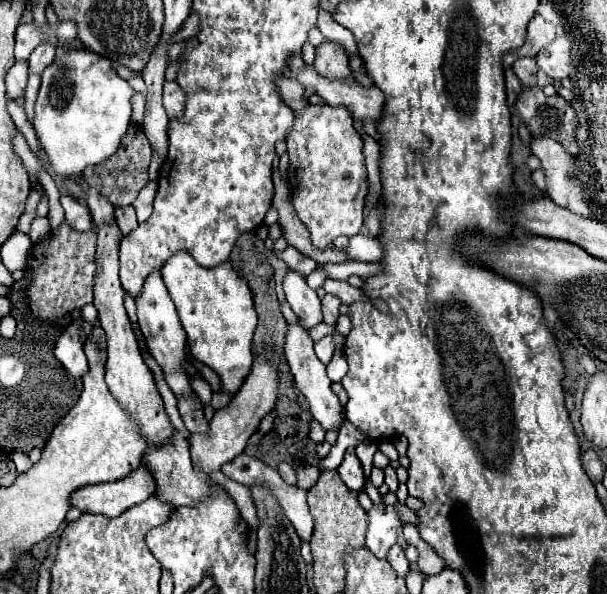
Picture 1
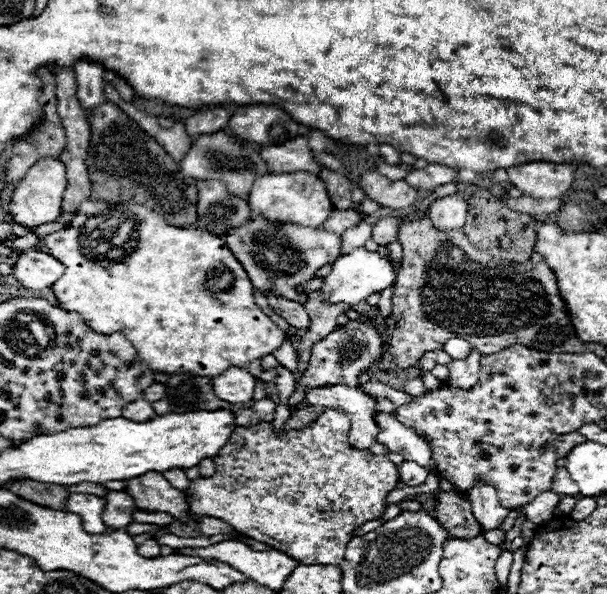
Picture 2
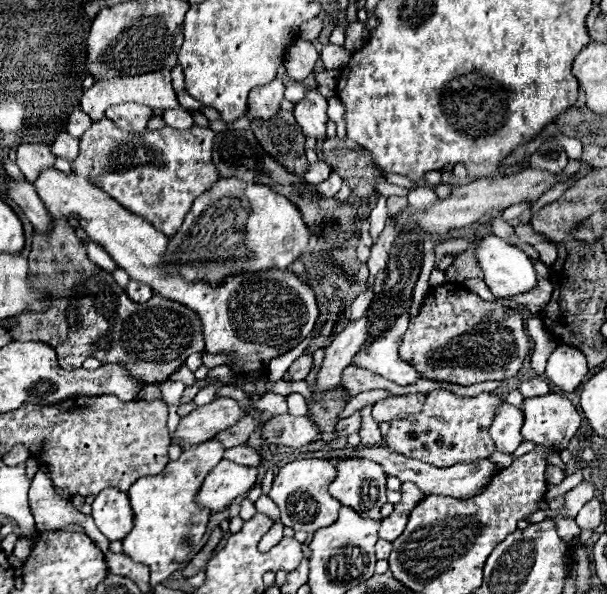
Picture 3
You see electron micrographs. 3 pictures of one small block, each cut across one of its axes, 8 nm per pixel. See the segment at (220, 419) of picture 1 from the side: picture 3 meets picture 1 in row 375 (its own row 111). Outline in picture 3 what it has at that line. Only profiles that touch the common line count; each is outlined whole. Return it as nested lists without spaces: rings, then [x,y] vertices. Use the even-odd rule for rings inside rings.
[[[274,78],[270,84],[254,88],[248,98],[248,116],[270,118],[270,114],[276,114],[280,110],[280,102],[284,100],[284,88],[282,78]]]

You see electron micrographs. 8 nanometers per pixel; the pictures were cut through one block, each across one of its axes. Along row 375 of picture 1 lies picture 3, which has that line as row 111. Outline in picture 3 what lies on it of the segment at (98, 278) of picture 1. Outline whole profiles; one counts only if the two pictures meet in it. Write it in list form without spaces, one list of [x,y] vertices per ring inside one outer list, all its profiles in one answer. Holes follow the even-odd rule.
[[[126,102],[118,106],[110,106],[106,110],[106,118],[110,118],[118,128],[126,132],[140,132],[142,128],[146,128],[148,120],[152,118],[152,108],[136,102]]]

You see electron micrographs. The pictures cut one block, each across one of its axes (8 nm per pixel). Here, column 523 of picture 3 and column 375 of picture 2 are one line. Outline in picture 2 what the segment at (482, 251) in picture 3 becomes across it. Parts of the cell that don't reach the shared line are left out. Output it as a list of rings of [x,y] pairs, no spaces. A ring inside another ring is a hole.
[[[356,248],[350,254],[340,256],[334,262],[332,272],[326,276],[326,284],[320,288],[322,298],[328,302],[350,302],[358,304],[366,300],[374,292],[382,292],[384,288],[392,286],[396,282],[396,270],[388,256],[380,256],[378,252],[370,252],[366,248]]]

